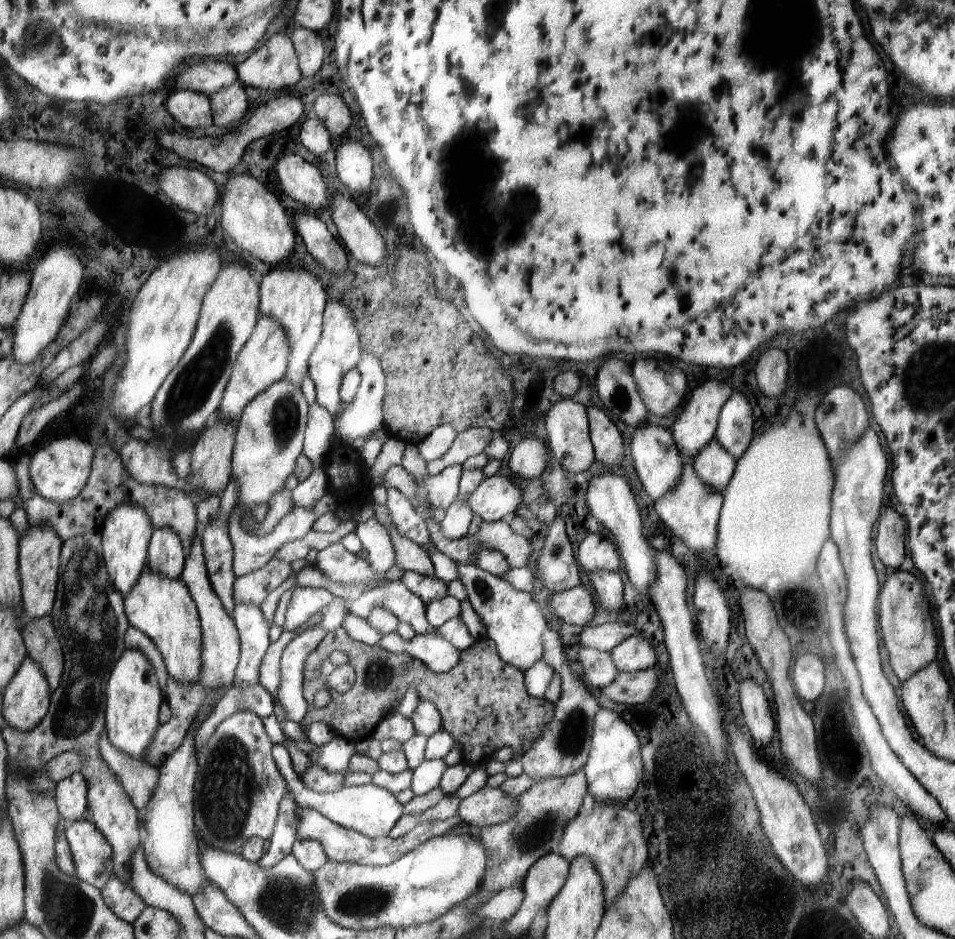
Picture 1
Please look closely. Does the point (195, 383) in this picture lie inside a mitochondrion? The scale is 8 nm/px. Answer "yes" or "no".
yes

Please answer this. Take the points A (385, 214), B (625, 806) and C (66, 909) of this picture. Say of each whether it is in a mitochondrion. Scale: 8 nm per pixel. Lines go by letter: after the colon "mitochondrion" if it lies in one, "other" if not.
A: other
B: other
C: mitochondrion

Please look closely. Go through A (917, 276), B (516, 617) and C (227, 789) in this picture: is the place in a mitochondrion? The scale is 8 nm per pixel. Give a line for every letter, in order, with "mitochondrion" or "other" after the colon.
A: other
B: mitochondrion
C: mitochondrion

